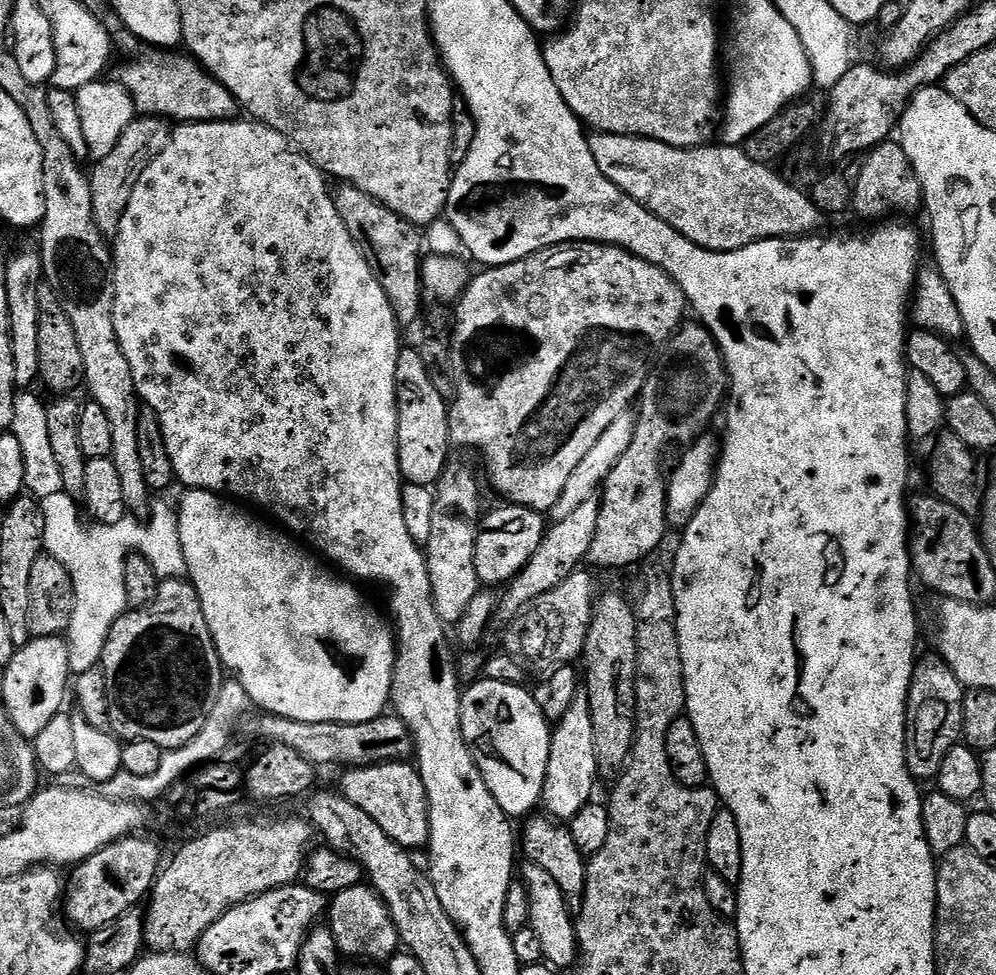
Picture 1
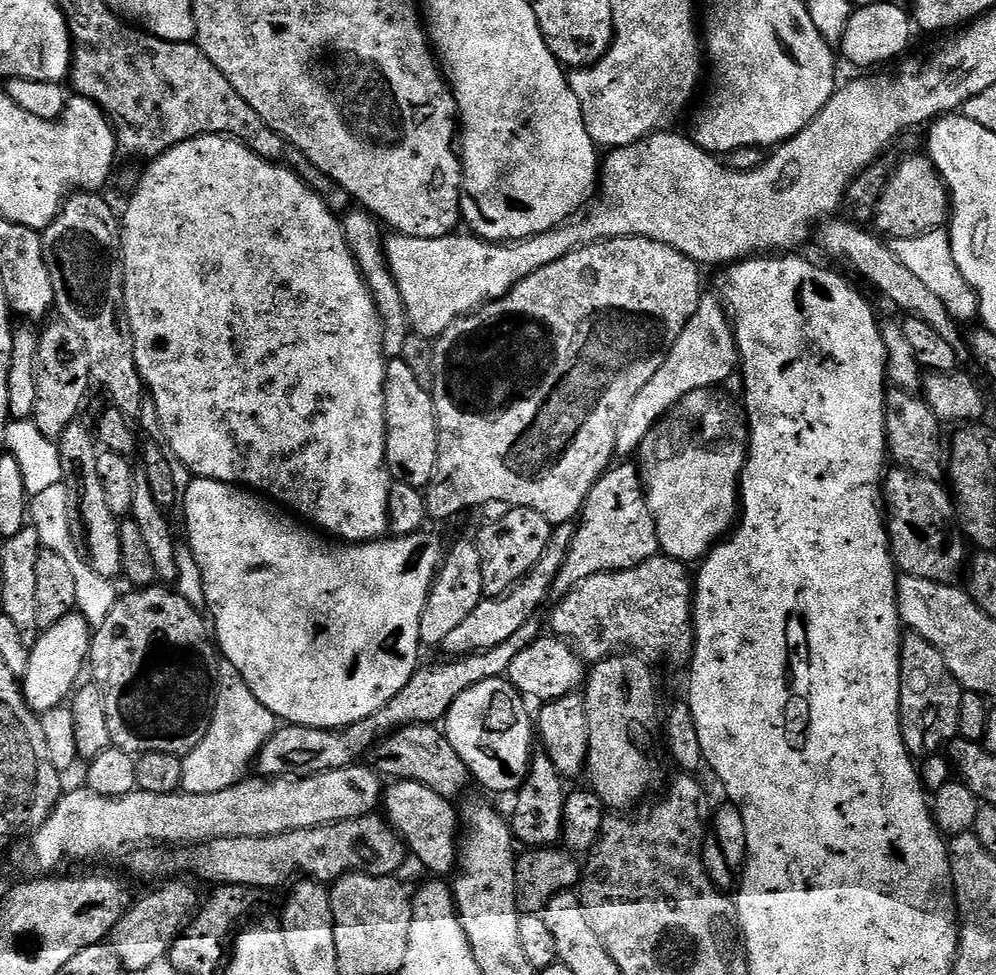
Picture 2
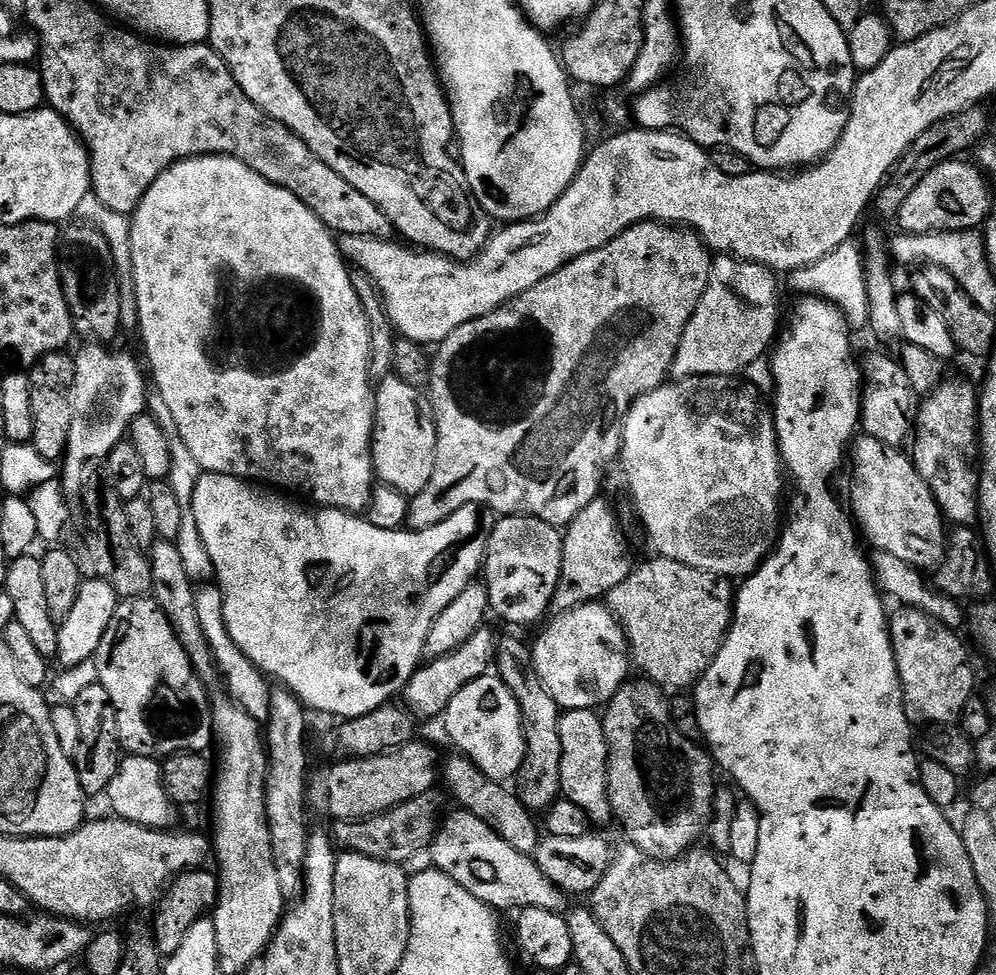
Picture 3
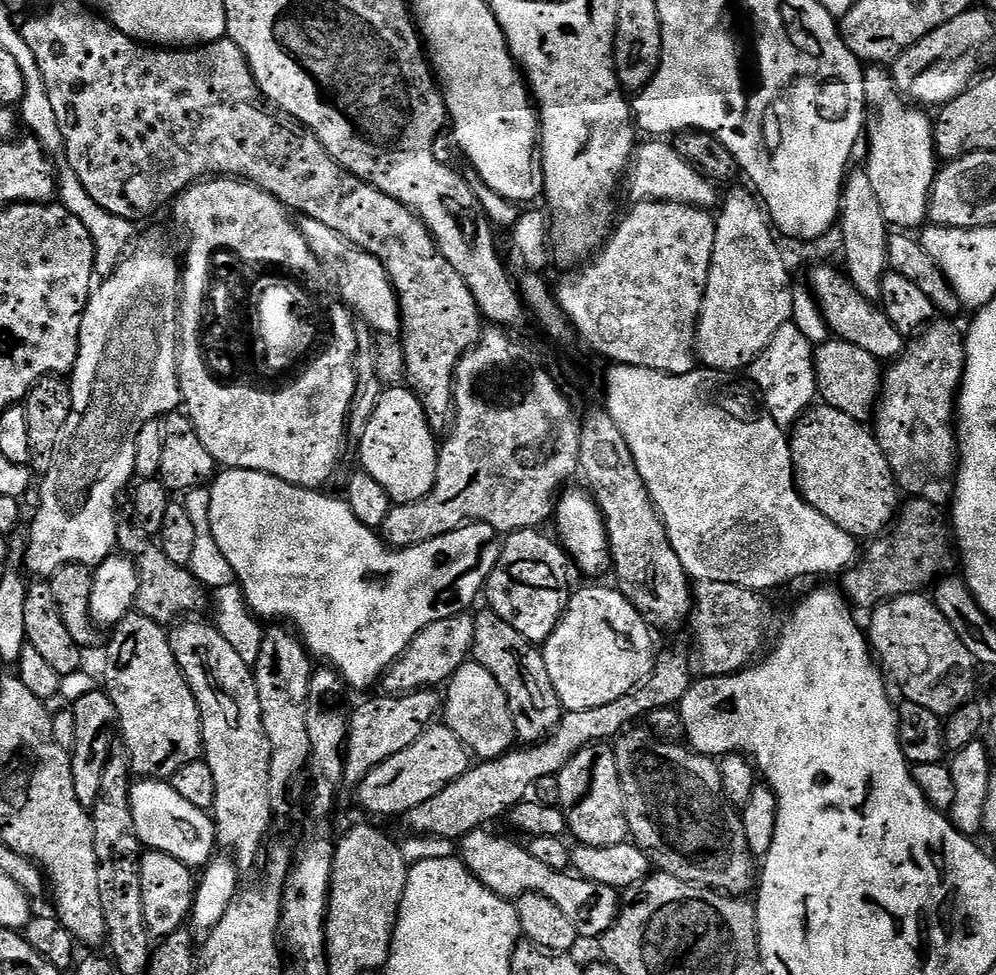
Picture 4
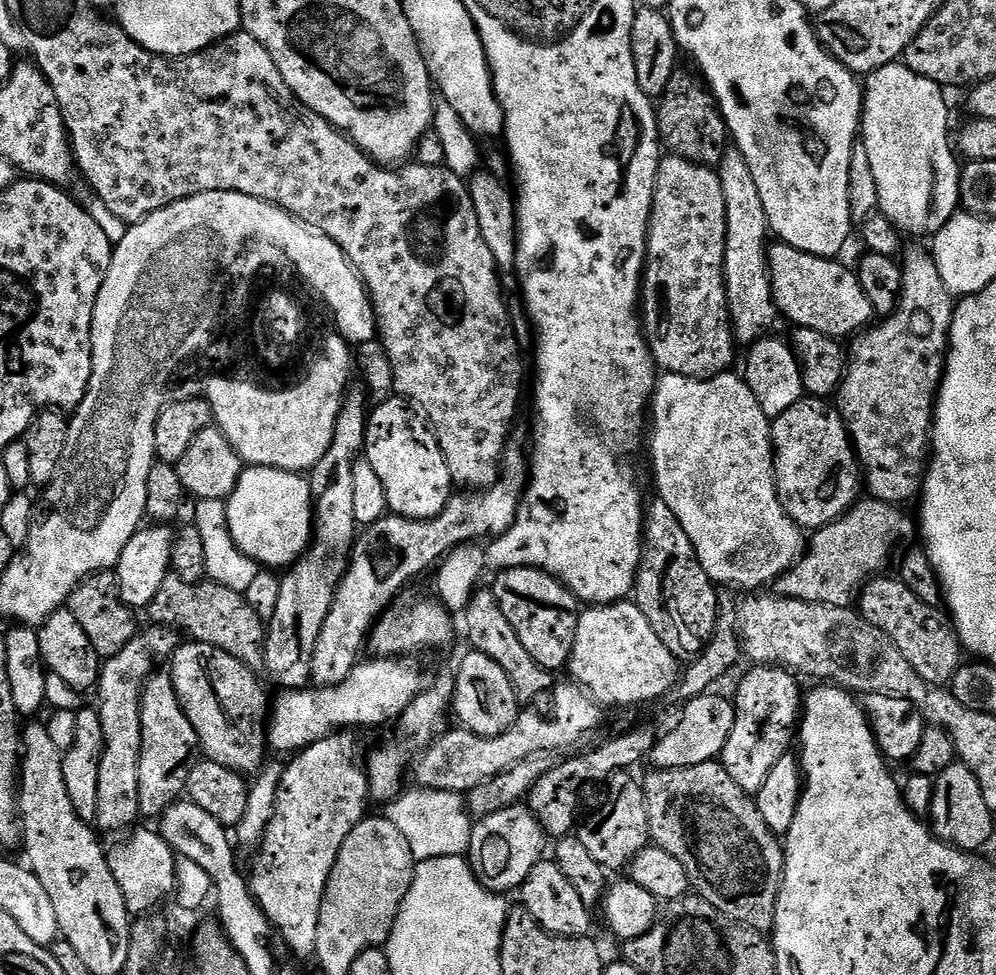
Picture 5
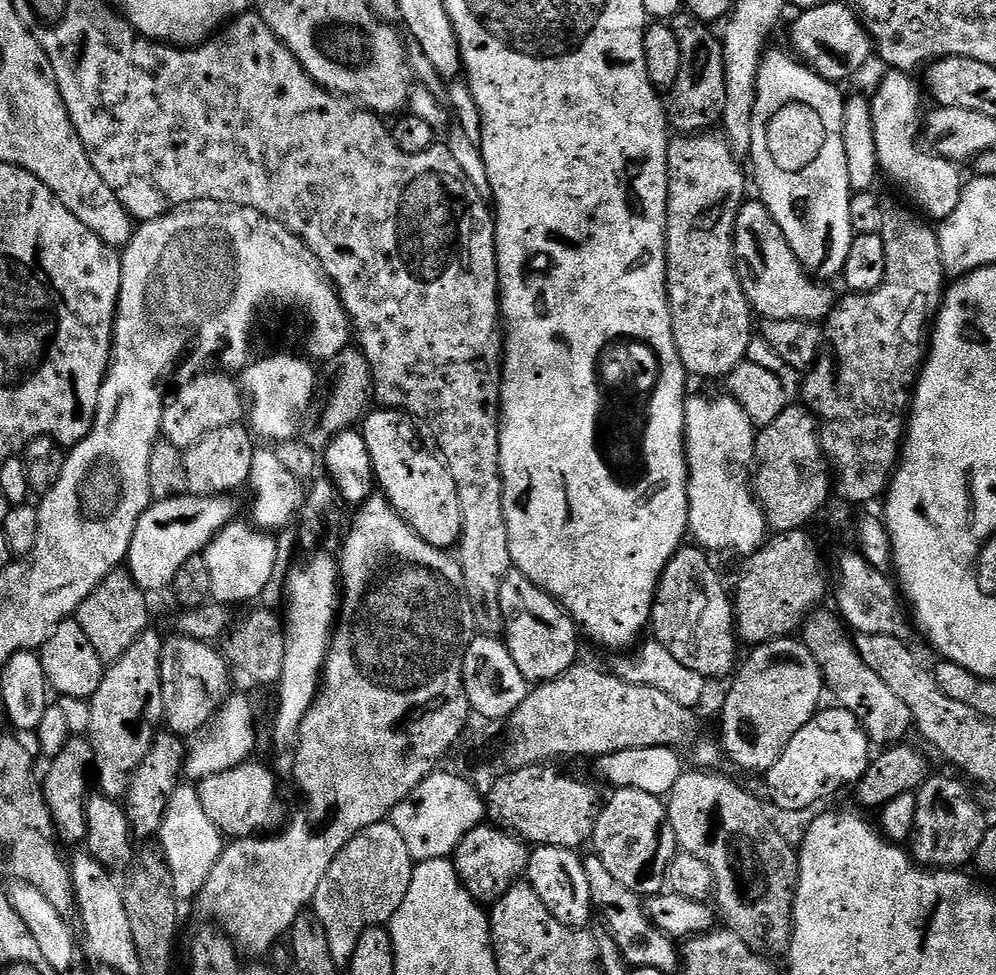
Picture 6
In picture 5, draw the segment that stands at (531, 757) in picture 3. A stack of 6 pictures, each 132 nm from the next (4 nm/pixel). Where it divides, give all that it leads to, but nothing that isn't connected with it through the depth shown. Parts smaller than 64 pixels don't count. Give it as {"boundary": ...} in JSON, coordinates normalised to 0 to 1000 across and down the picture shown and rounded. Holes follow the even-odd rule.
{"boundary":[[[493,602],[482,603],[475,611],[473,608],[472,614],[465,625],[465,632],[466,644],[470,647],[473,664],[477,668],[488,671],[488,675],[496,675],[496,679],[500,679],[500,683],[504,683],[504,687],[508,687],[508,693],[512,695],[523,719],[541,719],[538,717],[542,713],[545,715],[555,705],[555,690],[551,686],[540,683],[540,679],[536,679],[536,675],[532,675],[528,663],[524,663],[524,658],[520,658],[520,650],[516,650],[516,642],[512,642],[512,634],[508,634],[508,630],[504,630],[504,622]]]}

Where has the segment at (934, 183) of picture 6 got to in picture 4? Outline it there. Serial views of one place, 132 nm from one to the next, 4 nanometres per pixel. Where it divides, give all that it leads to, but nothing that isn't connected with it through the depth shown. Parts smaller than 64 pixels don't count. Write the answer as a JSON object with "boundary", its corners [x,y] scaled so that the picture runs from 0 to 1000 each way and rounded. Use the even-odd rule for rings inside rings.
{"boundary":[[[872,67],[868,71],[866,92],[868,106],[874,113],[869,135],[872,148],[868,176],[893,233],[918,236],[916,234],[925,233],[931,225],[932,201],[942,175],[937,122],[928,116],[931,114],[911,107],[896,85],[893,73],[885,67]]]}

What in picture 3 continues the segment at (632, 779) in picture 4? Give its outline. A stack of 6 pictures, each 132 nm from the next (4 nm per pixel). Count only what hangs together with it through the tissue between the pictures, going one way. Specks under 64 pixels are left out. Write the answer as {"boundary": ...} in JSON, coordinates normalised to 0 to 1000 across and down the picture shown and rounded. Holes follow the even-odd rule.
{"boundary":[[[635,695],[623,702],[620,709],[615,712],[613,718],[610,719],[604,730],[606,760],[610,763],[610,773],[608,776],[610,818],[612,821],[612,827],[614,828],[614,836],[617,844],[619,846],[622,844],[623,847],[627,848],[627,857],[631,861],[628,863],[630,863],[634,869],[645,872],[650,878],[658,882],[680,882],[682,878],[687,877],[689,872],[704,865],[703,857],[705,862],[709,850],[712,848],[712,842],[716,839],[716,821],[721,809],[720,802],[715,801],[715,788],[717,789],[717,784],[710,770],[704,769],[704,771],[702,771],[702,769],[698,767],[700,765],[698,762],[688,762],[684,757],[680,748],[677,746],[676,739],[673,737],[673,726],[669,718],[667,722],[668,711],[664,709],[660,703],[652,699],[650,696],[642,696],[643,697],[638,697],[638,695]]]}

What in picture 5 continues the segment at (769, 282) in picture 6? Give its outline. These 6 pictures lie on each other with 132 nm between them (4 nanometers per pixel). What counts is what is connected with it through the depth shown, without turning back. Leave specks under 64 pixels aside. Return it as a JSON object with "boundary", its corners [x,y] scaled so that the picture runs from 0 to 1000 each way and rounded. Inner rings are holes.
{"boundary":[[[779,248],[774,251],[771,255],[771,280],[775,286],[775,301],[777,302],[777,308],[779,310],[779,319],[784,325],[787,324],[795,331],[795,334],[799,336],[808,336],[809,338],[821,338],[821,343],[829,343],[830,345],[836,345],[838,349],[846,350],[847,345],[850,347],[858,346],[860,343],[868,339],[877,331],[878,321],[873,314],[873,306],[869,306],[869,297],[865,297],[865,289],[863,288],[862,282],[858,278],[855,279],[847,271],[842,271],[844,268],[839,265],[832,265],[830,263],[814,263],[809,261],[805,256],[801,256],[797,252],[788,250],[786,248]]]}

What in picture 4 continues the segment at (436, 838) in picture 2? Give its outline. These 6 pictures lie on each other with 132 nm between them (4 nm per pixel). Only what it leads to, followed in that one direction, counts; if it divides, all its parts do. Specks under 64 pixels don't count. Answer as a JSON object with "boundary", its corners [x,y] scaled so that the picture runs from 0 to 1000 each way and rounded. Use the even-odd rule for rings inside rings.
{"boundary":[[[483,851],[468,855],[460,866],[460,878],[466,887],[496,917],[506,920],[507,923],[518,924],[524,917],[535,915],[544,917],[544,921],[552,921],[578,955],[579,961],[597,965],[606,959],[608,954],[622,937],[624,919],[621,914],[612,909],[604,909],[600,905],[586,903],[573,893],[552,892],[541,880],[536,880],[525,865],[517,866],[506,857],[497,857],[494,851]]]}

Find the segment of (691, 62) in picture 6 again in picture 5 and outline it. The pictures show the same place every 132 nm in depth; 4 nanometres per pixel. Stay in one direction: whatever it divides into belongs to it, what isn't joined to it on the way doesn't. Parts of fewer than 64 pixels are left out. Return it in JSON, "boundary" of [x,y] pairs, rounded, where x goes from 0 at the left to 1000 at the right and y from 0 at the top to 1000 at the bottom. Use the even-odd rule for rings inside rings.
{"boundary":[[[681,72],[673,80],[673,88],[662,99],[659,124],[664,149],[674,159],[684,160],[698,168],[719,172],[733,151],[731,130],[719,108],[719,102],[711,93],[711,87],[702,77]]]}

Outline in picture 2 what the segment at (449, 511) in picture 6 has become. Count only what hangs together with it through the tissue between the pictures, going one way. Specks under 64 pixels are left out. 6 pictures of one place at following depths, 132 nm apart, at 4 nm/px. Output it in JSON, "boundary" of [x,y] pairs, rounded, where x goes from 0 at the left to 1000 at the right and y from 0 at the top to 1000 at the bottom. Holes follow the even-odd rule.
{"boundary":[[[401,367],[388,373],[386,389],[386,424],[388,425],[387,477],[394,492],[403,492],[423,503],[429,502],[440,474],[440,437],[434,403],[416,388],[416,379]]]}

